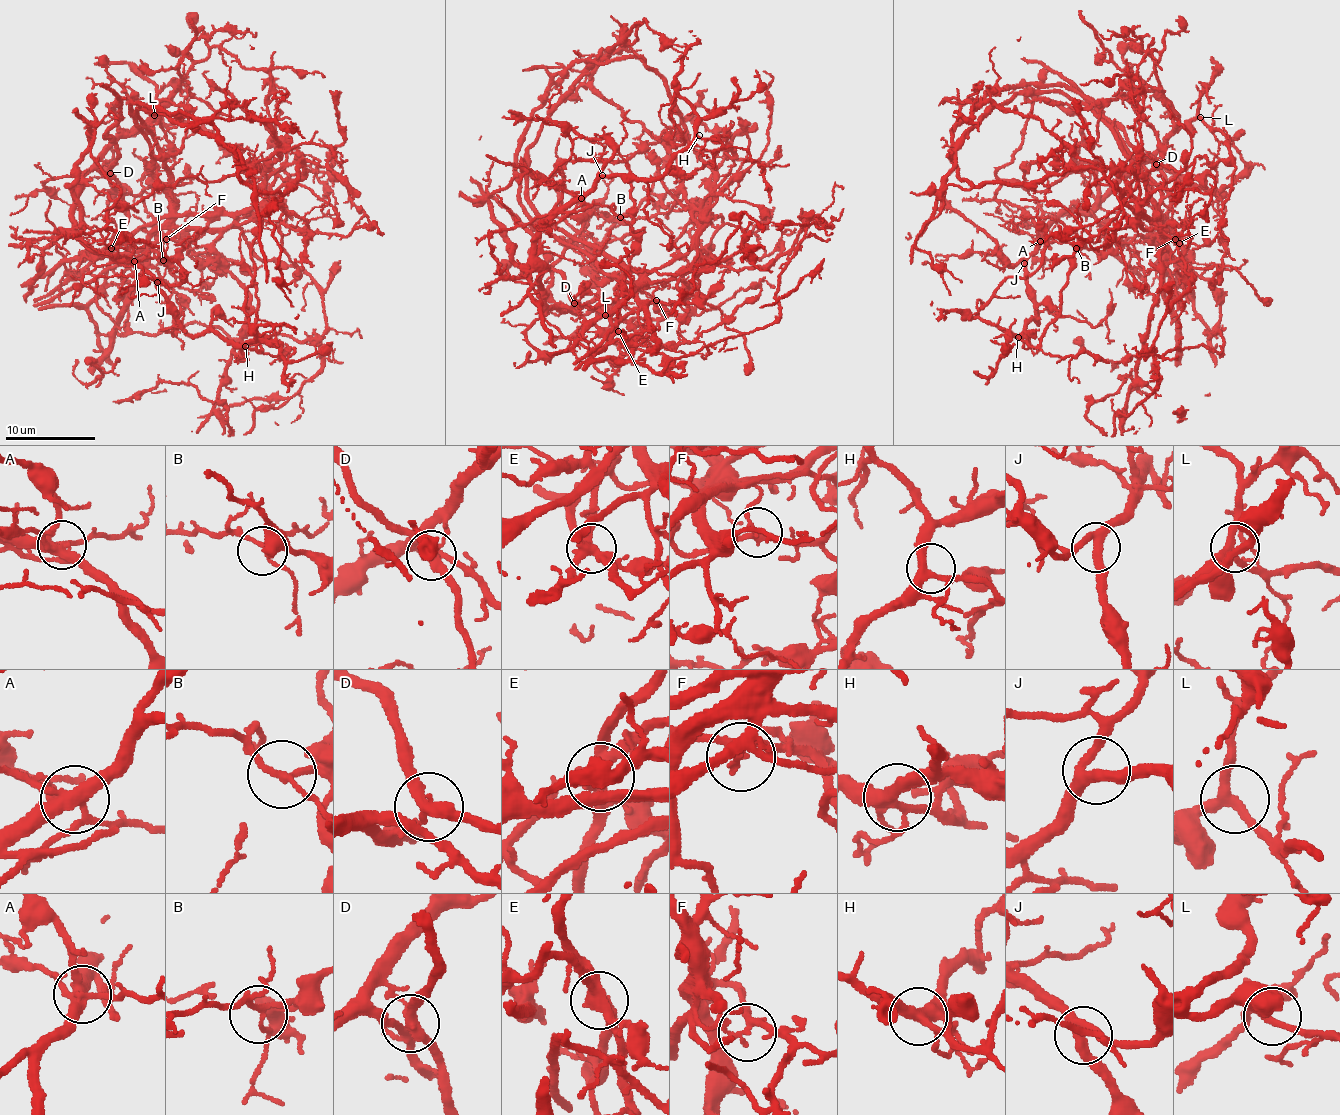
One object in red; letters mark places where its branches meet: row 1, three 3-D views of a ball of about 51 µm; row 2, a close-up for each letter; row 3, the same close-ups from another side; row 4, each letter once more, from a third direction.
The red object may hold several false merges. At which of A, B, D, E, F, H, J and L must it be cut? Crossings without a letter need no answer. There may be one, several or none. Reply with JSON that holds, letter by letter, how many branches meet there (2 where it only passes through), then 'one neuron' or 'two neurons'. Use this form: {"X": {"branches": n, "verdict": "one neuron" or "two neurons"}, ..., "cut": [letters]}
{"A": {"branches": 6, "verdict": "two neurons"}, "B": {"branches": 3, "verdict": "one neuron"}, "D": {"branches": 3, "verdict": "two neurons"}, "E": {"branches": 5, "verdict": "two neurons"}, "F": {"branches": 3, "verdict": "two neurons"}, "H": {"branches": 5, "verdict": "one neuron"}, "J": {"branches": 3, "verdict": "one neuron"}, "L": {"branches": 3, "verdict": "one neuron"}, "cut": ["A", "D", "E", "F"]}

